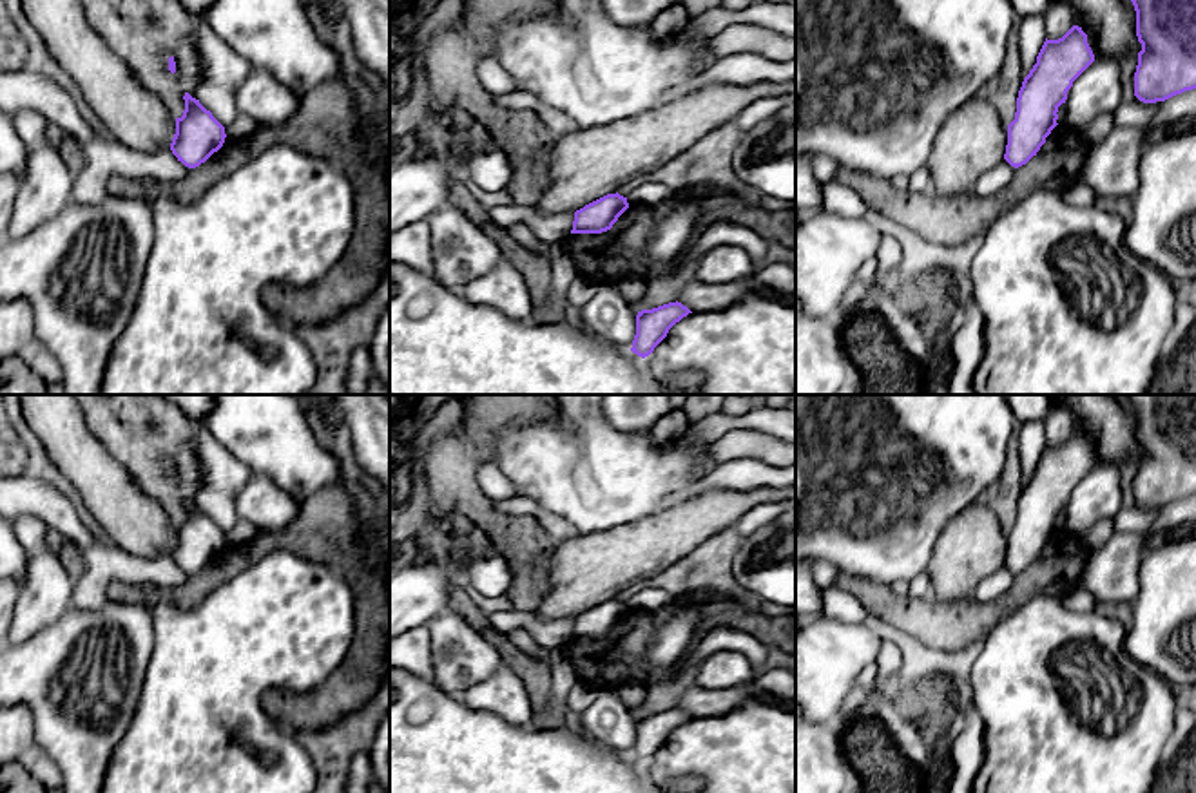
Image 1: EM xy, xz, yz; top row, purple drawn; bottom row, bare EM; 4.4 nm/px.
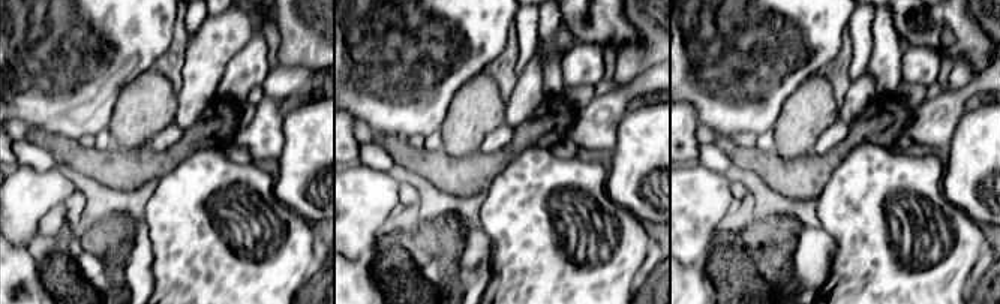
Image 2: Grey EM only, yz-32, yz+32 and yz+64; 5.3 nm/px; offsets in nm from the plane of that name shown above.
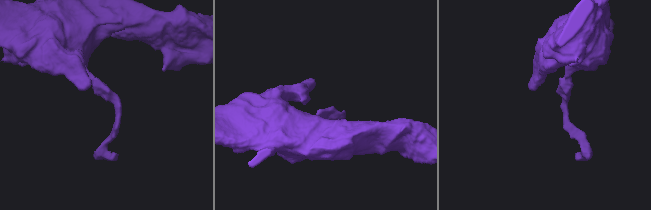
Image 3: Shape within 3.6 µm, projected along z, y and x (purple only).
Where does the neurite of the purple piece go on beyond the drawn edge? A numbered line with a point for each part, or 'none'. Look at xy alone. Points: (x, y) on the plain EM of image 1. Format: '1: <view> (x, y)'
none

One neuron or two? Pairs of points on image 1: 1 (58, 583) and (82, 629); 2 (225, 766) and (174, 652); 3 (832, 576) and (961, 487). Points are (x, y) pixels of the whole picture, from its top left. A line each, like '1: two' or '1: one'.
1: two
2: one
3: two

